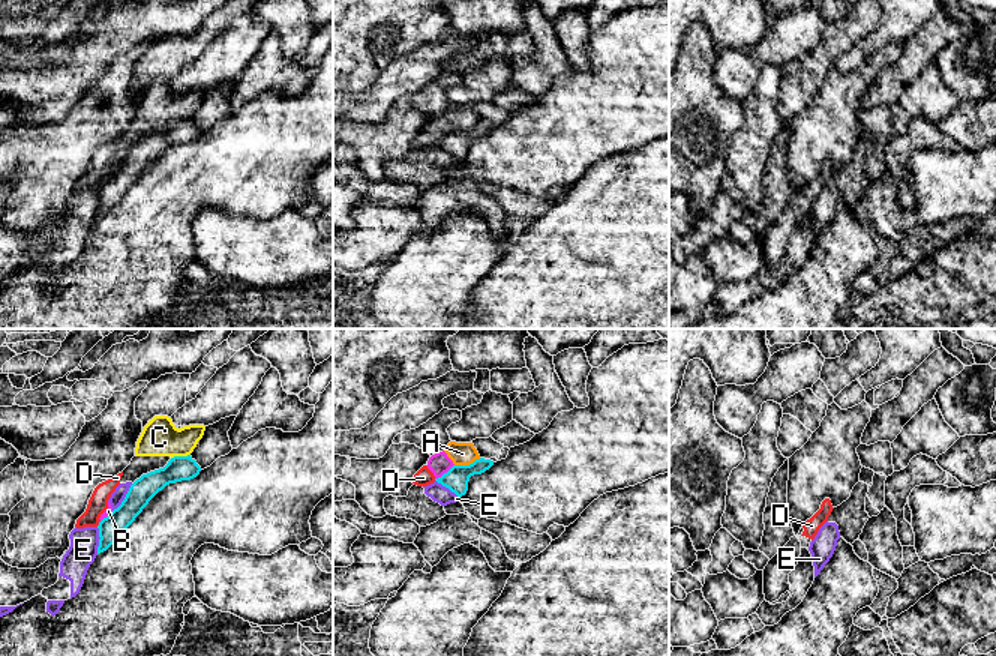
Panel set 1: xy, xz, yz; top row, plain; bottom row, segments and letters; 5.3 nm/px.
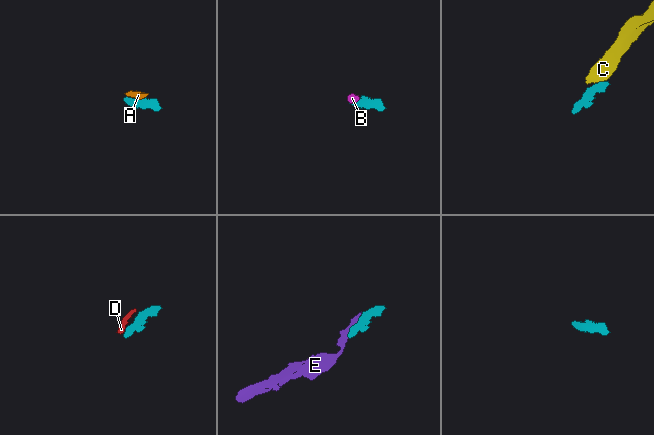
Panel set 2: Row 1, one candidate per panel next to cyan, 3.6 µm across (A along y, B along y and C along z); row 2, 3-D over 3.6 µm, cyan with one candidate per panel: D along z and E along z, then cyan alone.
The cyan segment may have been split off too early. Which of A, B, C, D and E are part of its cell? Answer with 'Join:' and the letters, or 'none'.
Join: none

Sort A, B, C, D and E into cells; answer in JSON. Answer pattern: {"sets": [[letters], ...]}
{"sets": [["A", "B", "C", "D"], ["E"]]}

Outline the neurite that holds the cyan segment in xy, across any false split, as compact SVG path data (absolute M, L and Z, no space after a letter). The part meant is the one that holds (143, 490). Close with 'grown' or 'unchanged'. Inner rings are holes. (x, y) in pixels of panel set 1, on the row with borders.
M190 455L174 456L164 468L150 471L136 479L130 485L122 504L99 522L100 539L98 554L106 551L123 534L159 491L170 483L190 480L196 477L200 471L201 467Z; unchanged

